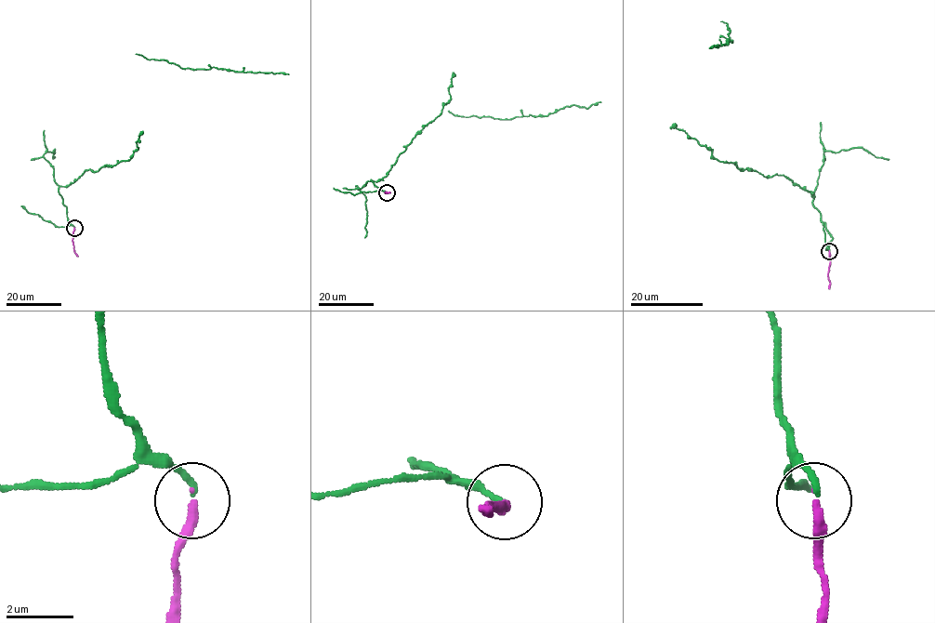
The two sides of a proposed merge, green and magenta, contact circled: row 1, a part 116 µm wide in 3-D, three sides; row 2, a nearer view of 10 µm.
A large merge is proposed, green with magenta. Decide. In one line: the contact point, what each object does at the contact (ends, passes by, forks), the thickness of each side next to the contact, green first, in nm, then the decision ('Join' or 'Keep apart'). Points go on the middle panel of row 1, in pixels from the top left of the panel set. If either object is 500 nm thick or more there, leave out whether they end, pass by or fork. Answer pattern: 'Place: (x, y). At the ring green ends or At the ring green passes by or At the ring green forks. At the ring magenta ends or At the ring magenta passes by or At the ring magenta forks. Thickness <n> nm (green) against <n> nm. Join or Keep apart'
Place: (387, 192). At the ring green ends. At the ring magenta ends. Thickness 180 nm (green) against 280 nm. Join

